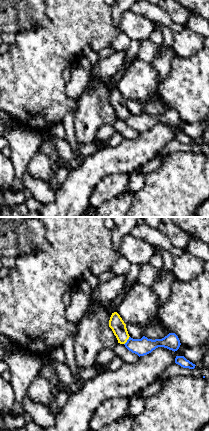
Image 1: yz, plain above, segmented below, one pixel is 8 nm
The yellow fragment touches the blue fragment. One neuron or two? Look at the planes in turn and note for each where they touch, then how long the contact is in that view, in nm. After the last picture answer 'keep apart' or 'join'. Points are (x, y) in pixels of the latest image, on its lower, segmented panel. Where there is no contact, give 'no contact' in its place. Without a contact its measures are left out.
contact (127, 339); length 80 nm

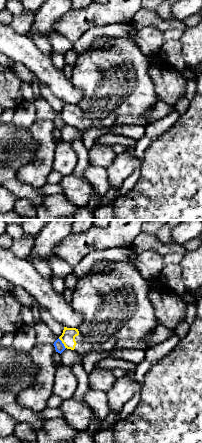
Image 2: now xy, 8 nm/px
contact (62, 342); length 110 nm

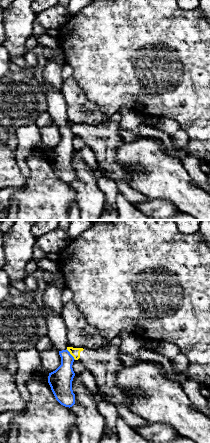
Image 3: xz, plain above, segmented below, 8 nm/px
contact (70, 353); length 120 nm

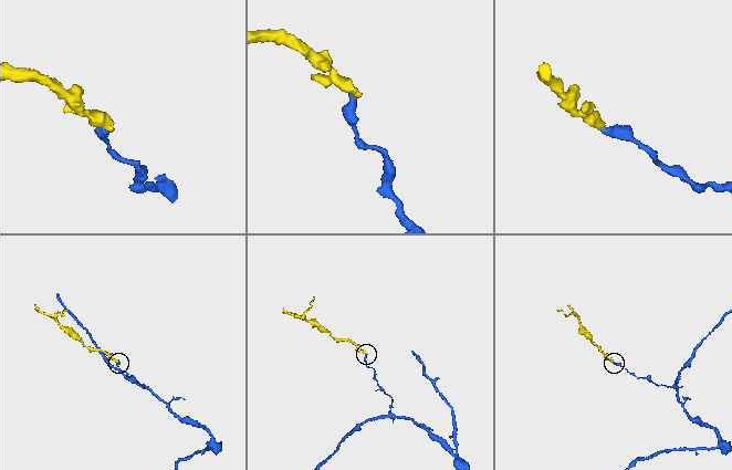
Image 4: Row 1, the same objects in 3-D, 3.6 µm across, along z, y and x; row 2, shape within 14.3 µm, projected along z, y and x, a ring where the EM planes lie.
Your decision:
keep apart

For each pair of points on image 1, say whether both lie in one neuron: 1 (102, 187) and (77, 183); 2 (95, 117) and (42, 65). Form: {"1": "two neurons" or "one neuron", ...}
{"1": "two neurons", "2": "two neurons"}

